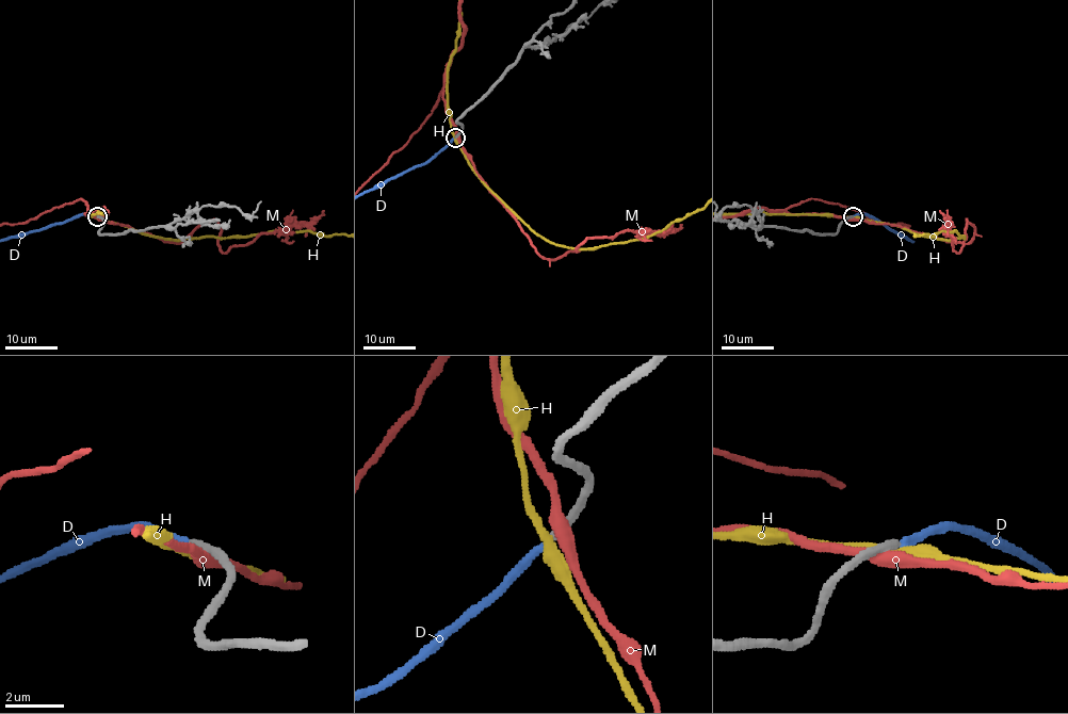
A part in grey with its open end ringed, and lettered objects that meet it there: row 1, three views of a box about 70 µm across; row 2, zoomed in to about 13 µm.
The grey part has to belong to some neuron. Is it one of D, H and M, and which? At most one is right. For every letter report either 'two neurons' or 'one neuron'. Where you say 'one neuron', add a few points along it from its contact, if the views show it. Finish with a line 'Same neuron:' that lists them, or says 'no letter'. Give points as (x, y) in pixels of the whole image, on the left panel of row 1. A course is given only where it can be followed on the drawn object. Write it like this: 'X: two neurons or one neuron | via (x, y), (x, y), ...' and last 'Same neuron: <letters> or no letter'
D: one neuron
H: two neurons
M: two neurons
Same neuron: D

